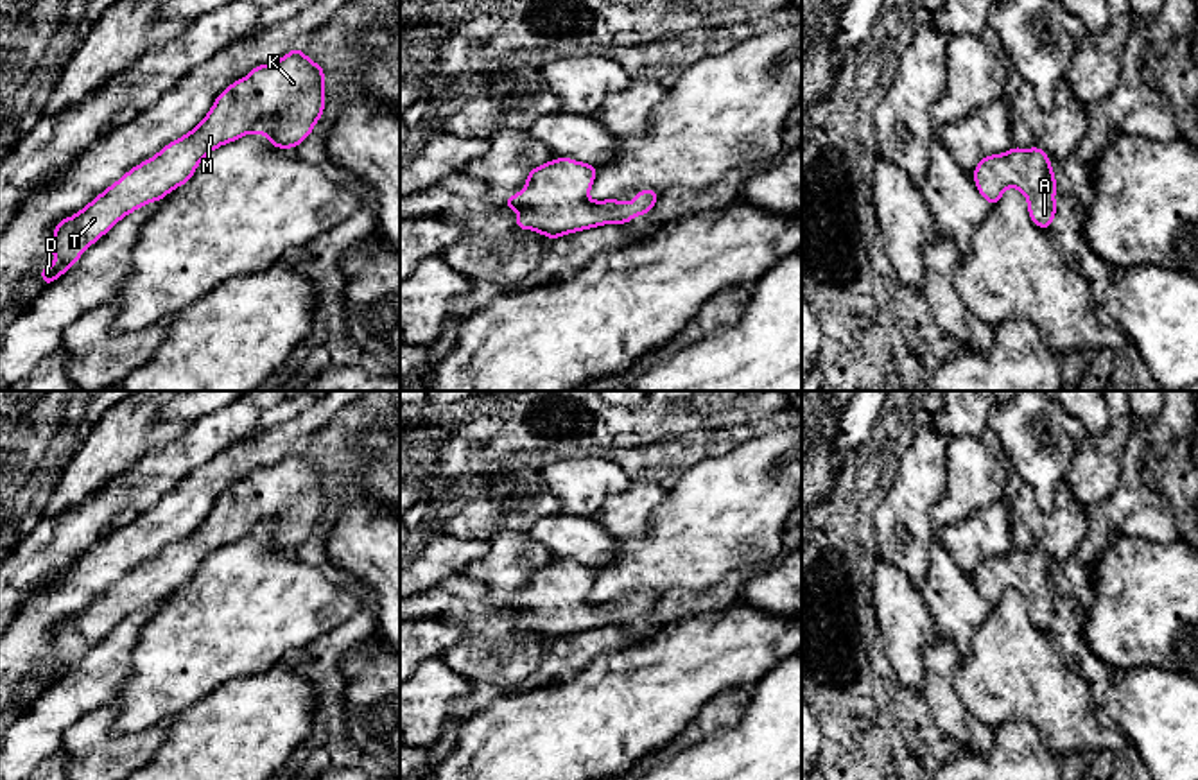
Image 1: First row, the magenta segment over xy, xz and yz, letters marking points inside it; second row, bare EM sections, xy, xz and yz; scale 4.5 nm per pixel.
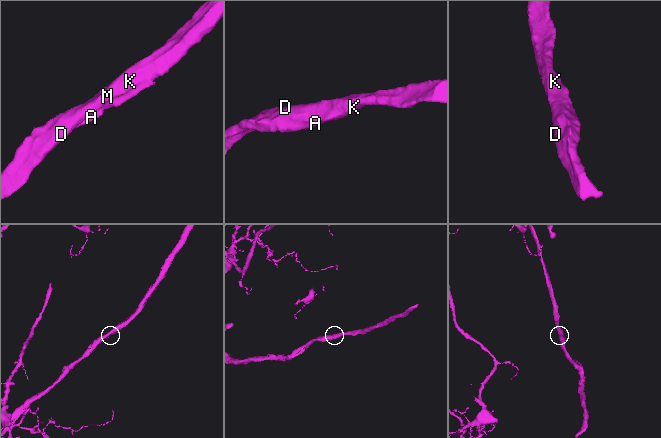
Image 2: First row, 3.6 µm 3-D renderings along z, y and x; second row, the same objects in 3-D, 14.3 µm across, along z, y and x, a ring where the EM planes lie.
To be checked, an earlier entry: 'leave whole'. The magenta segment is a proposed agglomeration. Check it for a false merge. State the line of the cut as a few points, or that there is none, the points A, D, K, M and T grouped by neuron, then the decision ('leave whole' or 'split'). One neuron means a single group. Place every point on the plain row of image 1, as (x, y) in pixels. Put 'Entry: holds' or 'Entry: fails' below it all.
cut none; groups A D K M T; leave whole
Entry: holds

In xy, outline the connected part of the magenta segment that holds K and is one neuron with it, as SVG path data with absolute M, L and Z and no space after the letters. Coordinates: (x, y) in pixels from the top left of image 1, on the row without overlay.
M300 448L230 486L188 536L165 547L79 615L56 626L50 644L56 665L41 669L45 689L122 619L185 586L213 550L249 534L262 534L276 550L300 547L325 513L325 475Z

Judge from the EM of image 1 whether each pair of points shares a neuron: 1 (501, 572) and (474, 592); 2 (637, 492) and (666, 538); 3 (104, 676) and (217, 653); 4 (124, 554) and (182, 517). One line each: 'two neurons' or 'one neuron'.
1: two neurons
2: two neurons
3: two neurons
4: one neuron

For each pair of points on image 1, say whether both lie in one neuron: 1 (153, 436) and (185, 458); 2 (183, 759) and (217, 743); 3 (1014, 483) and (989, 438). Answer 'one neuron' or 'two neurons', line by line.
1: two neurons
2: one neuron
3: one neuron

